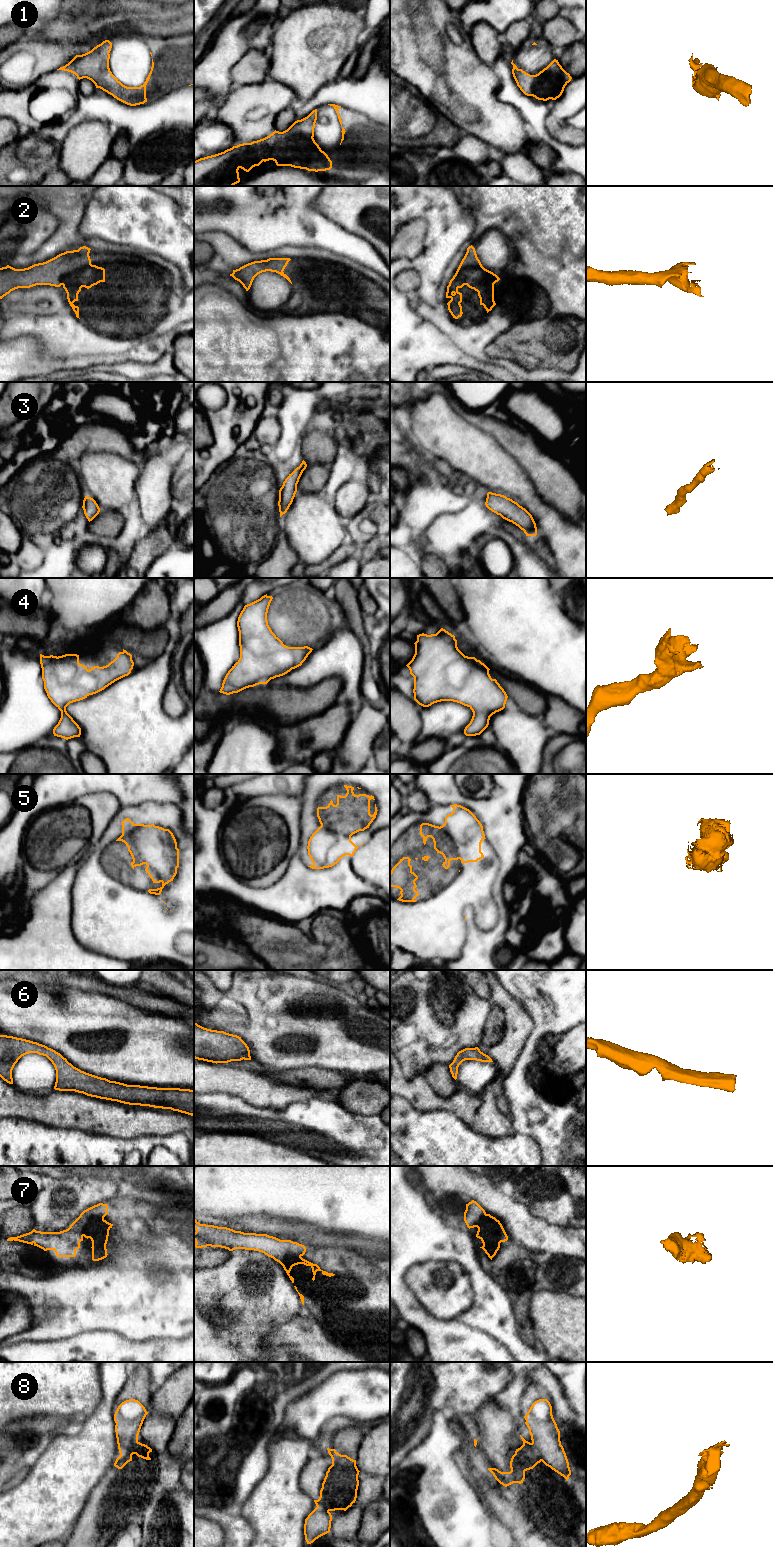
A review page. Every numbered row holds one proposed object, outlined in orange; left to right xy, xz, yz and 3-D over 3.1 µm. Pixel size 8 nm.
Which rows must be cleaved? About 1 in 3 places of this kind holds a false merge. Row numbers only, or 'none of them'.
8

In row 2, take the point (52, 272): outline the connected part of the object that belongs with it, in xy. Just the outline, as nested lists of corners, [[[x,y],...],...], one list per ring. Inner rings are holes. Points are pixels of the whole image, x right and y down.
[[[83,246],[24,269],[15,269],[9,265],[0,268],[0,299],[18,288],[62,285],[70,306],[79,318],[79,307],[73,303],[78,301],[81,288],[89,289],[105,282],[105,269],[91,264],[90,250]]]

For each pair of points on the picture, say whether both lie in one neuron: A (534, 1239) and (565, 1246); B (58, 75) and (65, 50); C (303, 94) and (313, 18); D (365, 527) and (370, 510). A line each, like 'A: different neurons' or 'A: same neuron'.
A: same neuron
B: different neurons
C: same neuron
D: same neuron

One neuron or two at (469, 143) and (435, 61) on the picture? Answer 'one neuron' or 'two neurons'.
two neurons

